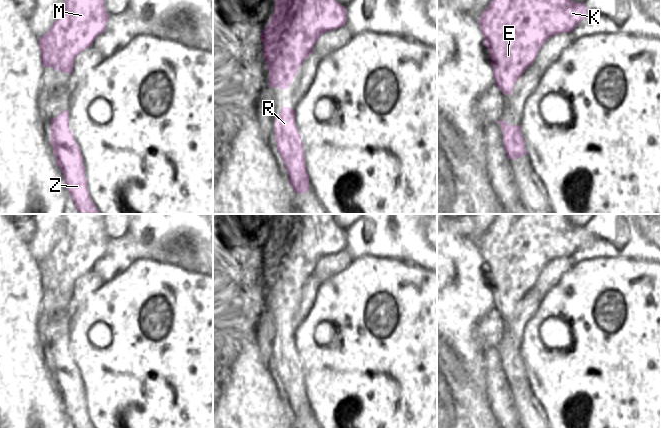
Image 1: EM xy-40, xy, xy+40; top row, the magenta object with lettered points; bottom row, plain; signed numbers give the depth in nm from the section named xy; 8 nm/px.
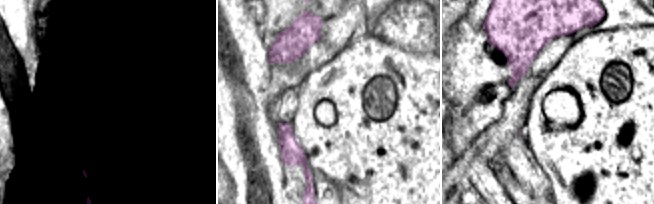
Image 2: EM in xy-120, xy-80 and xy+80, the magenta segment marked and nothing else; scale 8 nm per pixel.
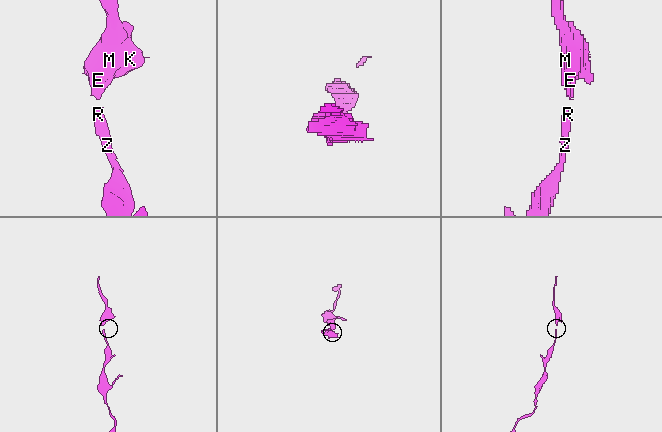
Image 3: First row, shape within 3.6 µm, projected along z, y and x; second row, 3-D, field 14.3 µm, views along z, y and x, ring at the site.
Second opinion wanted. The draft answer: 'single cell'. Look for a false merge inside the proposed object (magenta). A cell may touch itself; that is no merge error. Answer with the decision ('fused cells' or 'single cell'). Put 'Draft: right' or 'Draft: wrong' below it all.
single cell
Draft: right

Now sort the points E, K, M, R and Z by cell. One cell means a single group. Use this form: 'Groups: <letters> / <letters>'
Groups: E K M R Z

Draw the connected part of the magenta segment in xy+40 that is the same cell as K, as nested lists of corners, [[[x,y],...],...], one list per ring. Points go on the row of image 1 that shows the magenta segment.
[[[491,0],[478,23],[485,38],[483,44],[489,50],[495,86],[505,96],[510,95],[543,44],[554,35],[571,33],[588,12],[585,3],[572,0]]]

